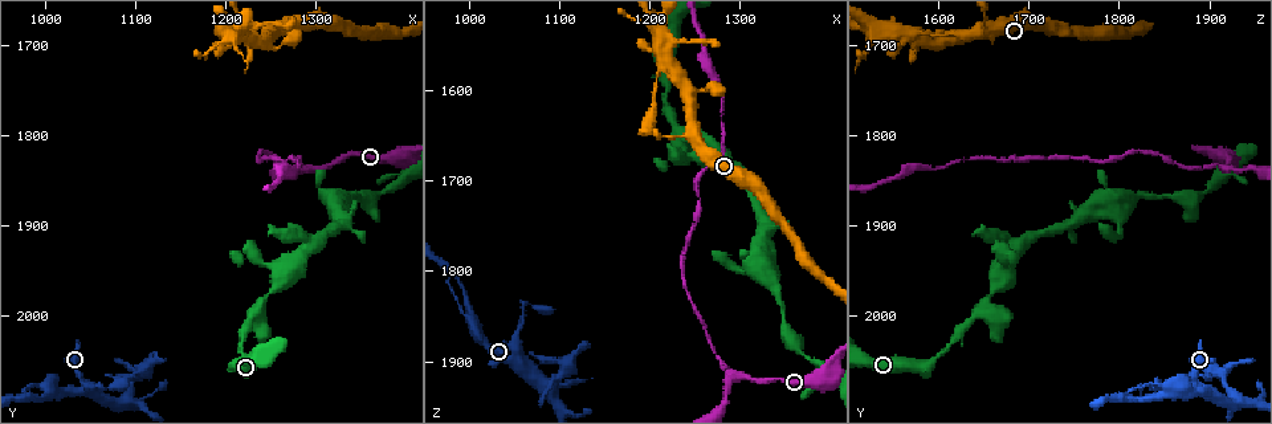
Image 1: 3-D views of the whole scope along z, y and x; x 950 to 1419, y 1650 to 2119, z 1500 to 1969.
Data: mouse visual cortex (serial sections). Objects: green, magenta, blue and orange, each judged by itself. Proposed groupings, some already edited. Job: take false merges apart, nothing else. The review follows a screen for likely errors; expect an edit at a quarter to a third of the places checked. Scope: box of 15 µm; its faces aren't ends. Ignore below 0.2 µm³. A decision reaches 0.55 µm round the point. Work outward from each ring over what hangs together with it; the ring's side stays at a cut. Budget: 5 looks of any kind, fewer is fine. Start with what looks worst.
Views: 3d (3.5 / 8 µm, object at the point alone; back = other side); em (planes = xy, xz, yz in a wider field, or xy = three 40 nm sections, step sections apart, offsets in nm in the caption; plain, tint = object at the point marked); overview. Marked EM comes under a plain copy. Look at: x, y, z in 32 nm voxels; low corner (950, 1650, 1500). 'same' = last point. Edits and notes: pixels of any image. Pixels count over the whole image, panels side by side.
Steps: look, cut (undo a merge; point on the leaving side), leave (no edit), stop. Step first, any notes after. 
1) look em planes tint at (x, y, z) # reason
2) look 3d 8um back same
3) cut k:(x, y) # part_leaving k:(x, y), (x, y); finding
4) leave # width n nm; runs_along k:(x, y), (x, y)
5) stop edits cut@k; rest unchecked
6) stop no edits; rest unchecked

look 3d 3.5um at (1100, 2070, 1915) # narrows sharply

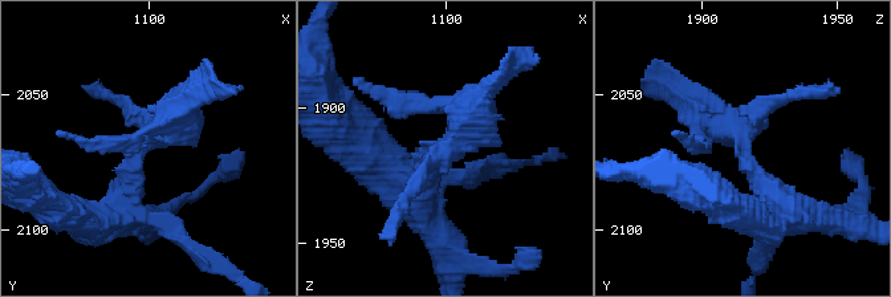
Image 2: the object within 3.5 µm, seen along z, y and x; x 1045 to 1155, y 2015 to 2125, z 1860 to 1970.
look em planes tint at (1096, 2069, 1914) # need the tissue

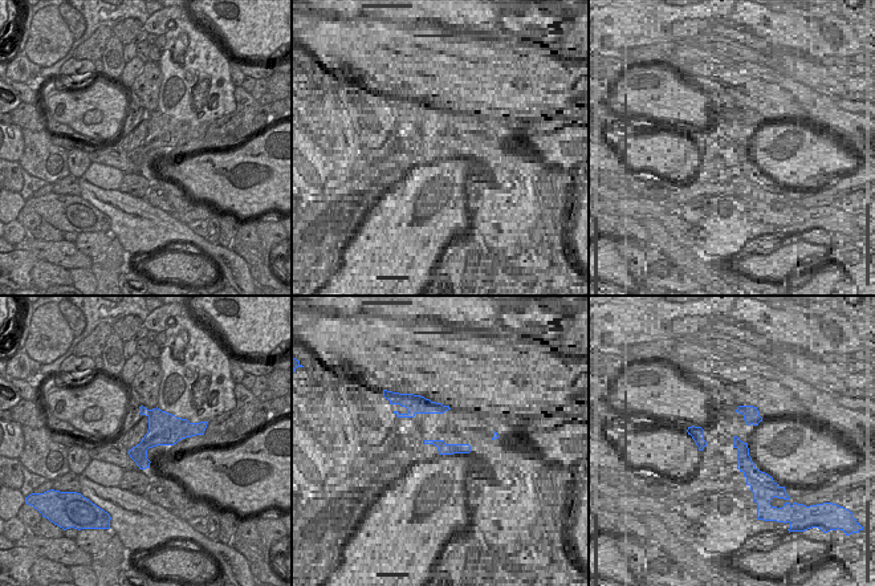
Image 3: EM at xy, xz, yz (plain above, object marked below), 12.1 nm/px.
look em xy step 5 tint same # another direction

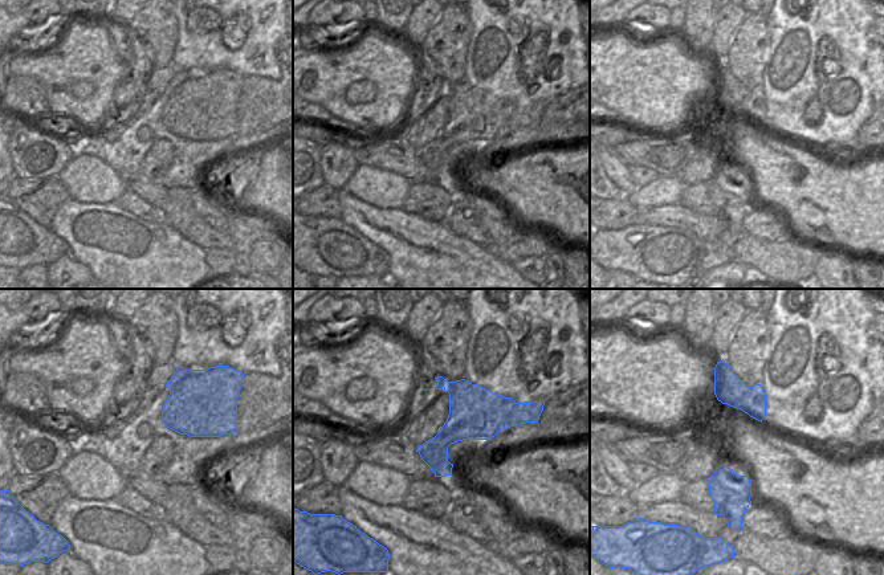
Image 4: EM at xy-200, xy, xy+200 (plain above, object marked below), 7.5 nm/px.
leave # runs_along 2:(771, 219), (740, 134), (692, 101); all the same cell

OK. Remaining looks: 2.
look 3d 3.5um at (1295, 1840, 1915) # three arms meet

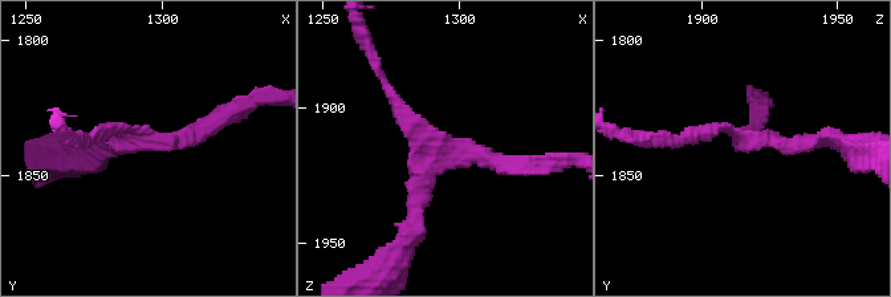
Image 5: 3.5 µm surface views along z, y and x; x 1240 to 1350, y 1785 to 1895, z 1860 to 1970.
look em planes tint at (1295, 1836, 1916) # arms 3; arm_widths 150, 200, 200 nm; need the tissue

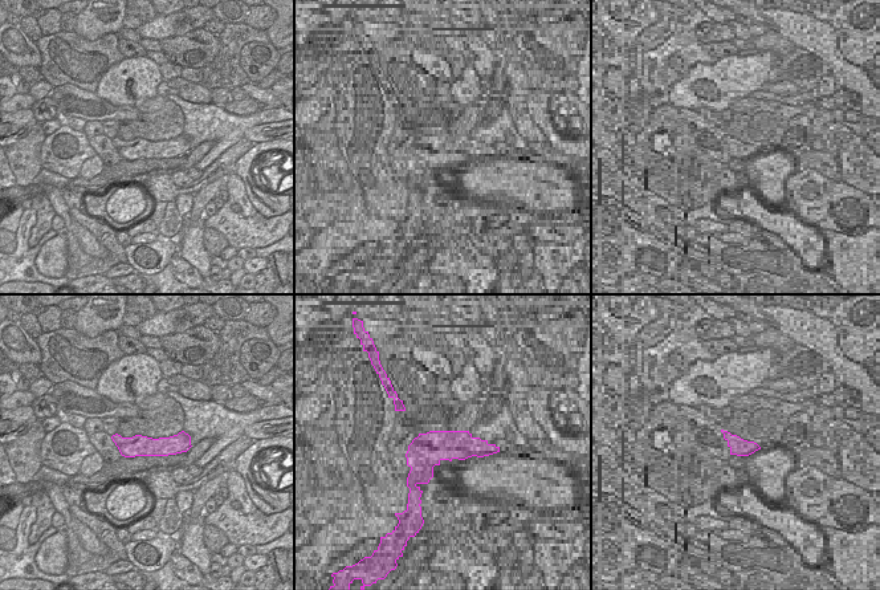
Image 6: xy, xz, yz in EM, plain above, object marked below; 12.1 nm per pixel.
leave # all the same cell

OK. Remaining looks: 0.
stop no edits; rest unchecked

